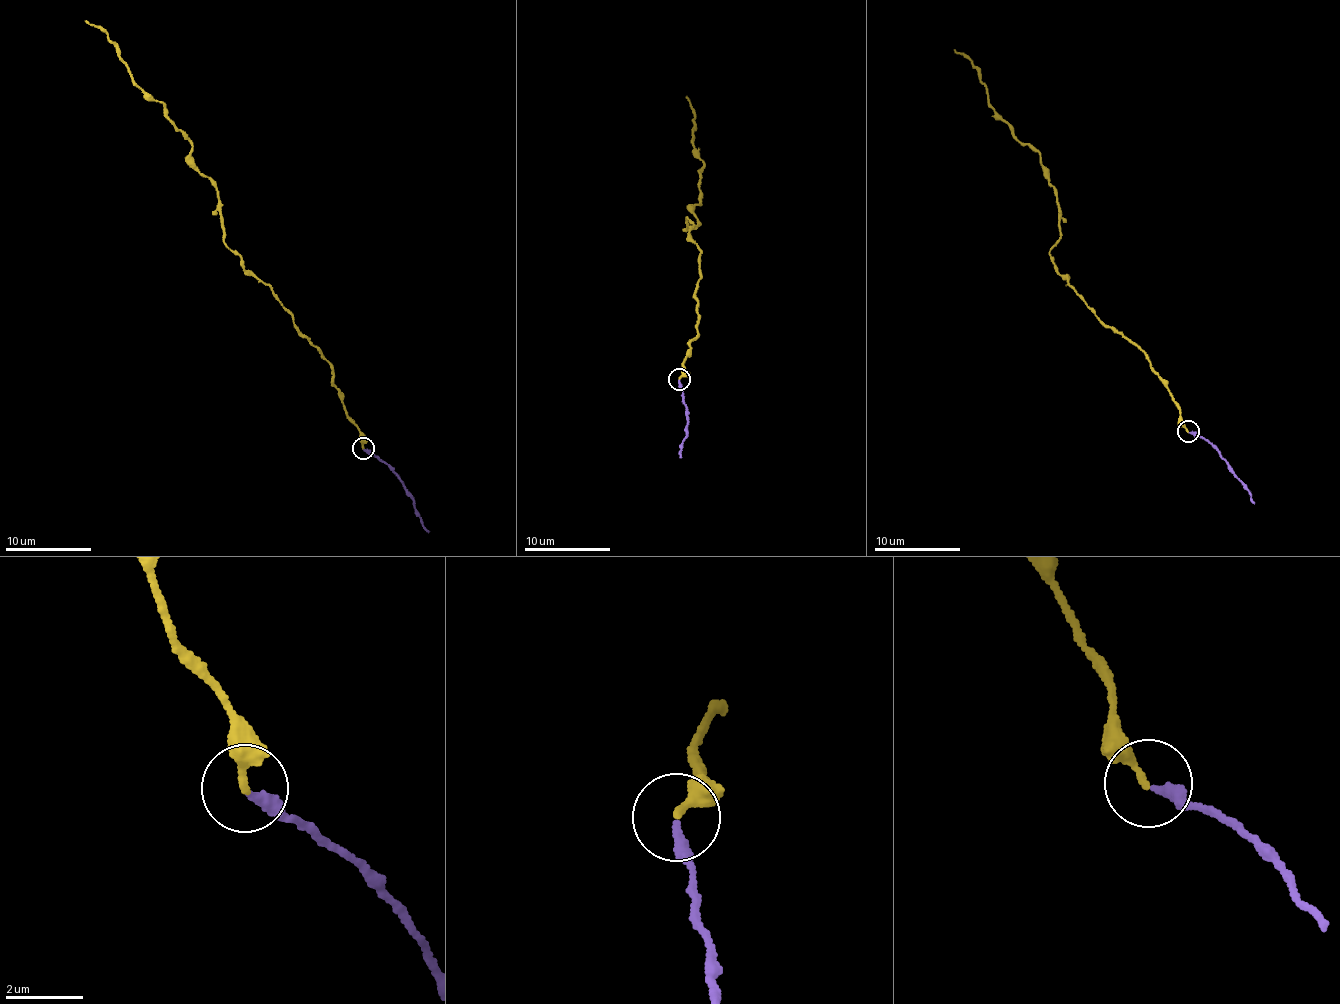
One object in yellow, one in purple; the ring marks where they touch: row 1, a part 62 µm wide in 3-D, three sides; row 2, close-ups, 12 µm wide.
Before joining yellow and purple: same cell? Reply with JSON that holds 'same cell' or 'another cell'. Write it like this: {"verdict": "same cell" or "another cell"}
{"verdict": "same cell"}

